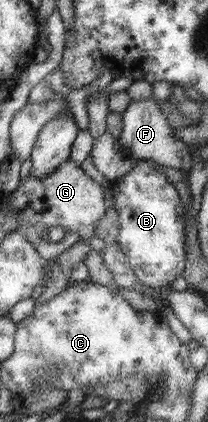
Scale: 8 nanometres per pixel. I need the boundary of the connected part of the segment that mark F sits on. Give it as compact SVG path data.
M155 98L132 101L123 112L123 126L118 138L119 148L128 158L148 159L155 163L171 166L182 171L192 166L192 155L189 154L187 144L174 136L174 127L170 126L168 118L158 107Z

